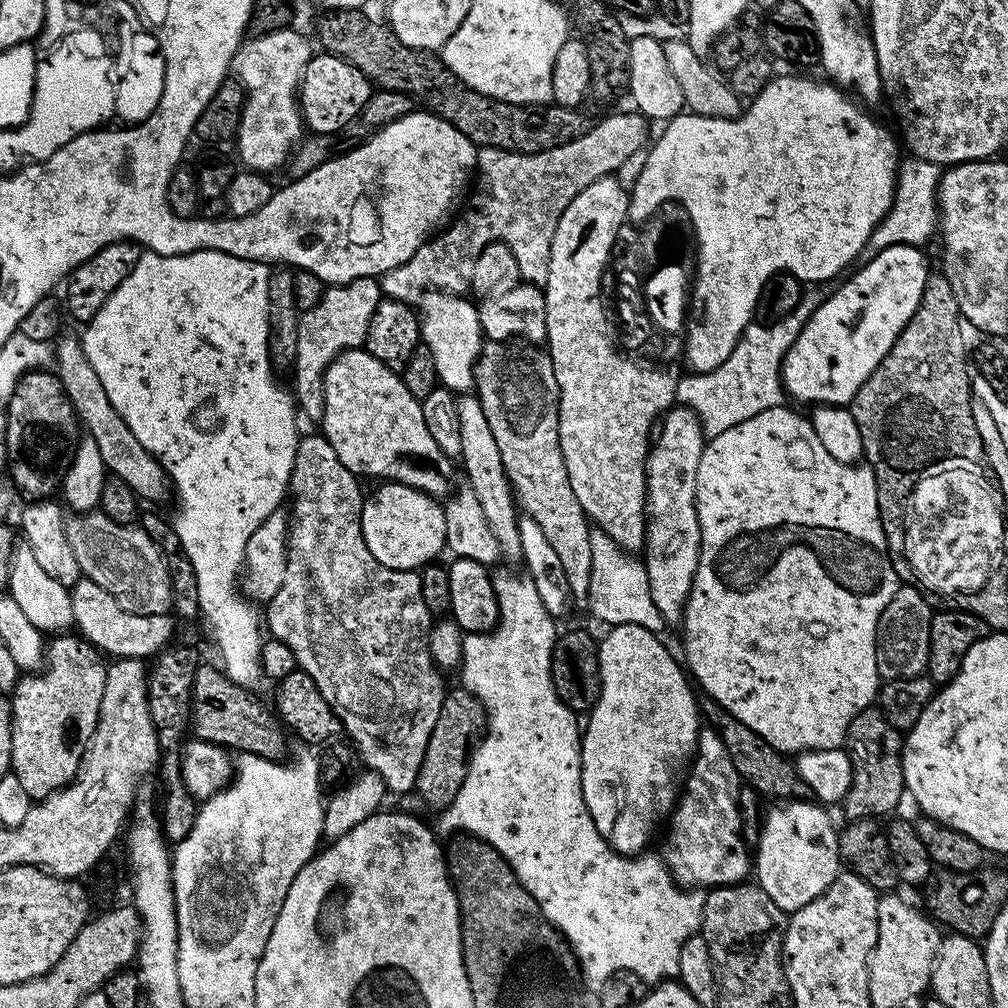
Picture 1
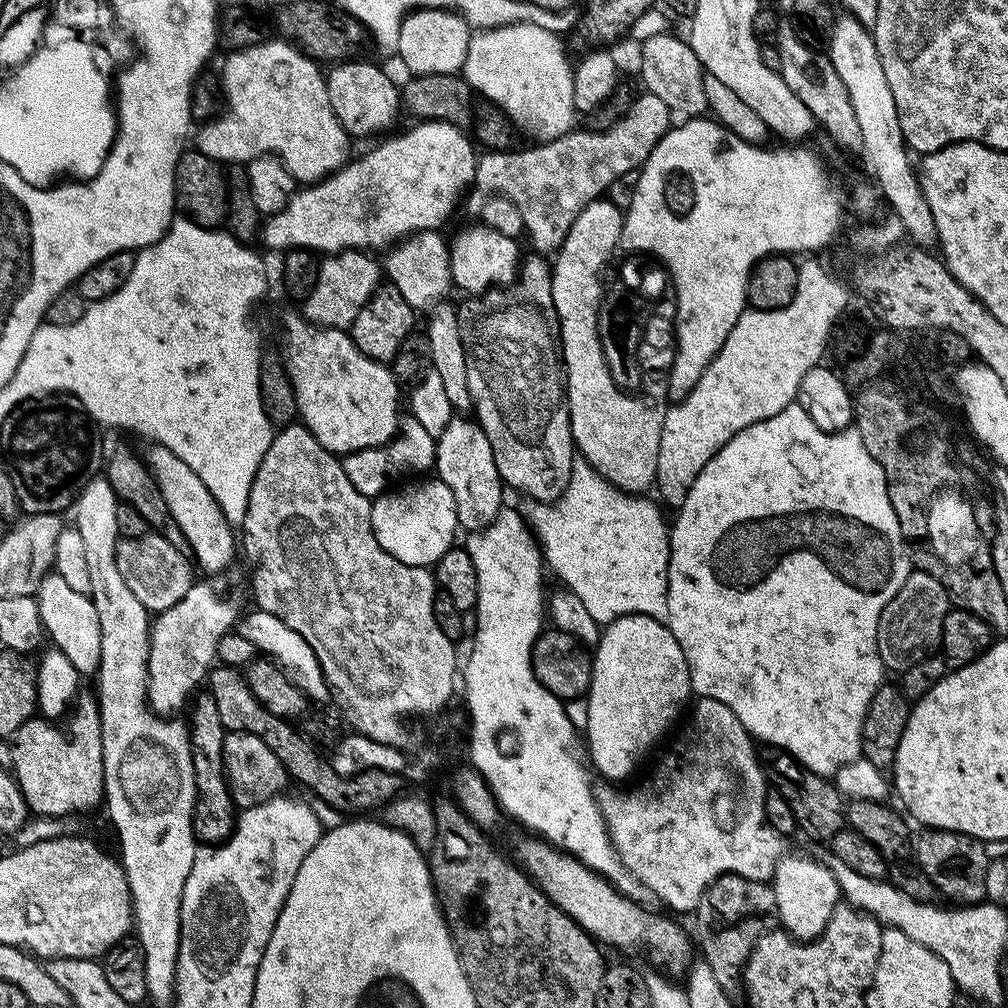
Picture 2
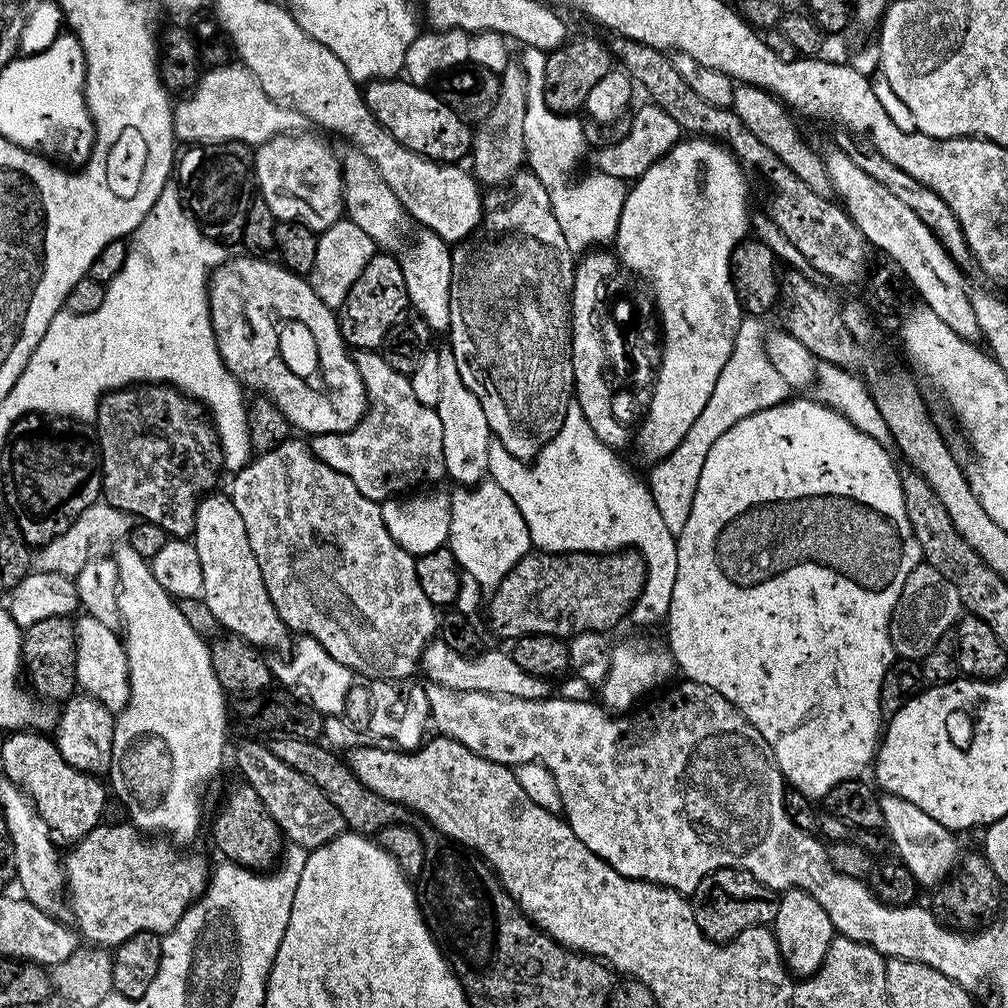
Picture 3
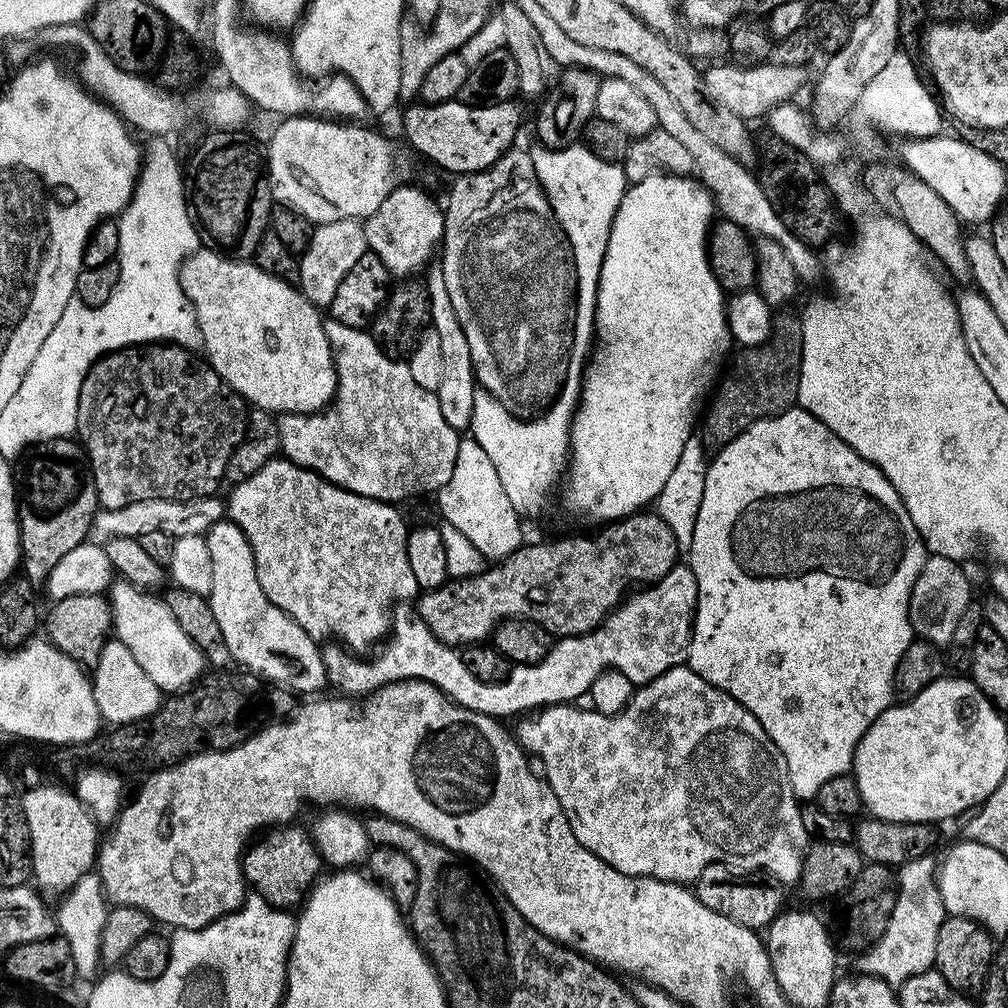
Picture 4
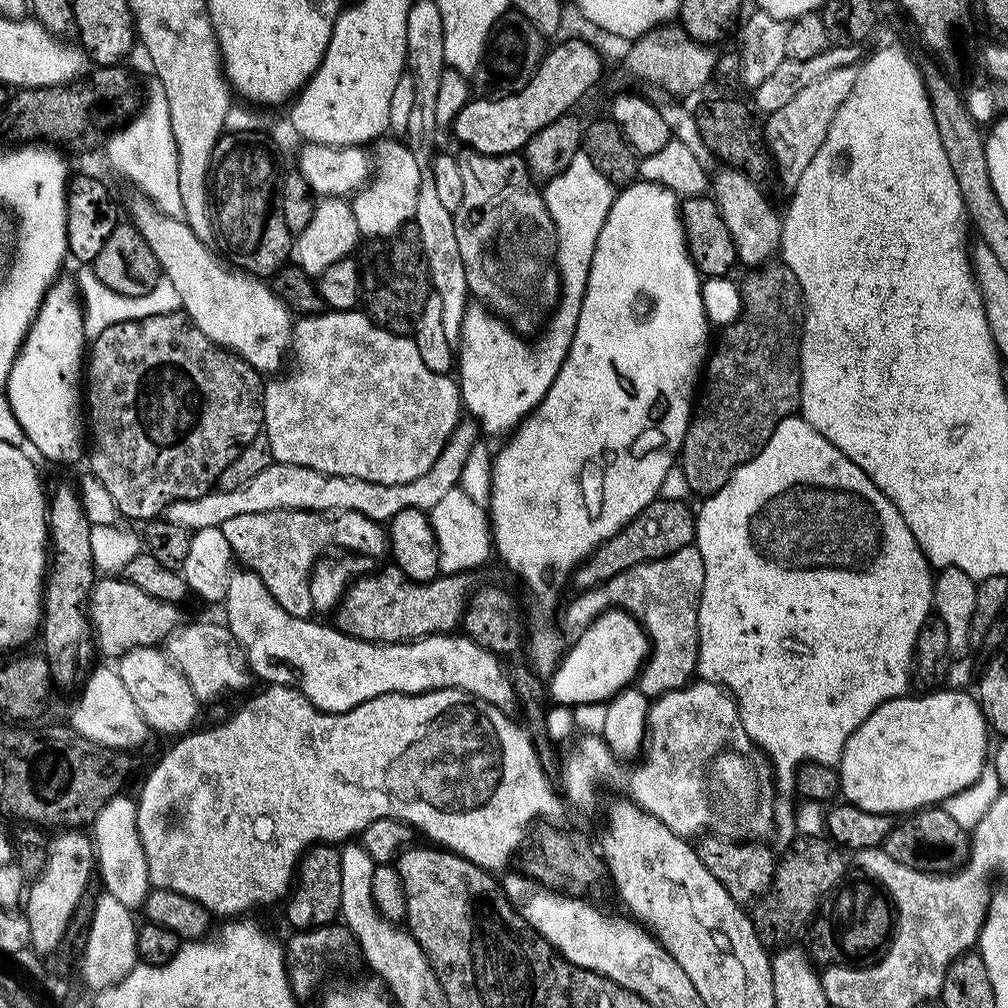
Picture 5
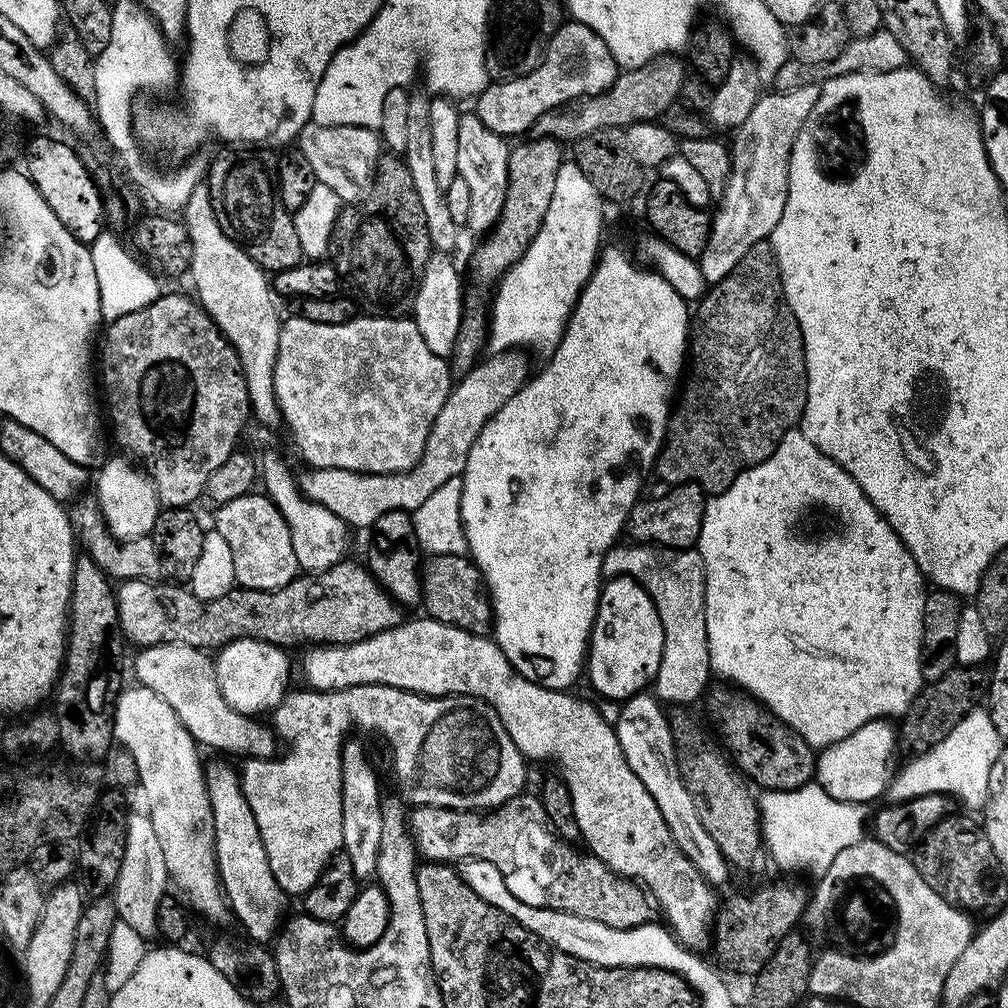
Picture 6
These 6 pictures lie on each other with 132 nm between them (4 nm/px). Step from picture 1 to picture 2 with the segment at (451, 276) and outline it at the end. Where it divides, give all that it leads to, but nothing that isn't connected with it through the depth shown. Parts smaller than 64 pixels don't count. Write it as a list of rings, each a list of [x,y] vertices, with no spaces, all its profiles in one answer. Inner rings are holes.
[[[647,91],[641,95],[633,99],[627,114],[605,132],[573,130],[565,136],[559,136],[556,140],[537,143],[535,145],[537,148],[524,148],[521,152],[516,152],[517,150],[485,151],[476,162],[475,187],[480,187],[484,194],[495,194],[512,200],[514,206],[521,212],[526,239],[528,238],[529,242],[536,247],[533,249],[540,254],[555,253],[562,246],[570,226],[574,226],[574,218],[578,218],[580,211],[591,200],[601,199],[607,193],[604,191],[615,180],[622,179],[627,172],[635,173],[644,165],[654,146],[658,146],[658,142],[667,134],[673,123],[673,113],[669,111],[666,103]]]

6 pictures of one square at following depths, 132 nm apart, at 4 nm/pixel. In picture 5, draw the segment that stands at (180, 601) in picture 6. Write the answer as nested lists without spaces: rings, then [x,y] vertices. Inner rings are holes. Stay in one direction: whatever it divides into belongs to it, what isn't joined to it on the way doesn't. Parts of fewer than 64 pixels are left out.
[[[387,567],[375,574],[361,575],[344,589],[334,612],[340,631],[358,640],[402,644],[423,636],[452,634],[461,627],[464,609],[474,591],[469,573],[441,574],[430,582],[414,582],[400,568]],[[112,574],[97,579],[92,586],[92,593],[88,595],[88,621],[92,624],[92,634],[101,657],[119,658],[135,648],[151,648],[163,645],[165,640],[177,628],[181,627],[180,611],[181,609],[177,605],[162,602],[158,598],[150,598],[150,594],[146,594],[146,590],[138,590],[138,586]]]

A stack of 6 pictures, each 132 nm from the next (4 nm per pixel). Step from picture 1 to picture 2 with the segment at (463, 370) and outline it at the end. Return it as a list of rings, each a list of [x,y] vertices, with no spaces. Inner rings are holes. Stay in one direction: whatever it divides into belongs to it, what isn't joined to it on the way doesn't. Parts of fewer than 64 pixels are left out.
[[[436,230],[405,235],[399,241],[401,244],[388,257],[383,257],[382,268],[387,279],[414,310],[435,308],[447,297],[444,295],[447,294],[448,288],[453,287],[452,267],[448,261],[450,248],[440,235],[441,233]]]

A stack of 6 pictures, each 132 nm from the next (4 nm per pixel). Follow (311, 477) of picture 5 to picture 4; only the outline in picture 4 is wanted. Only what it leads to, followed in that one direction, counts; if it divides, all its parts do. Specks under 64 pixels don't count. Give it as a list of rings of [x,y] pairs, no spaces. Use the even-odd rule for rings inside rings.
[[[219,495],[199,496],[193,500],[146,499],[129,506],[97,511],[93,520],[93,533],[99,539],[114,537],[139,538],[147,531],[161,531],[177,540],[182,537],[204,536],[218,521],[225,519],[226,504]]]

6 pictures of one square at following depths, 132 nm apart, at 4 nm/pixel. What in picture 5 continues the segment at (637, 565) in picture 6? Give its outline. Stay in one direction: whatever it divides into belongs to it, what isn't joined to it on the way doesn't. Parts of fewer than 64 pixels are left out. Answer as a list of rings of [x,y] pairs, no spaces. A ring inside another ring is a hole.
[[[695,543],[666,558],[647,560],[622,574],[614,574],[597,588],[585,588],[580,597],[568,608],[568,624],[575,630],[583,630],[609,608],[622,608],[630,613],[648,634],[650,651],[644,667],[640,669],[638,687],[640,693],[655,698],[685,688],[697,675],[698,662],[698,610],[704,589],[706,566]]]

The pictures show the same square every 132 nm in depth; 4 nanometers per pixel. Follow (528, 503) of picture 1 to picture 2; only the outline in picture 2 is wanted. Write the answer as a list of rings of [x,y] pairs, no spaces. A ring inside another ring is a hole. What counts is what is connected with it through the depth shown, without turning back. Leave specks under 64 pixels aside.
[[[525,255],[518,268],[518,275],[511,285],[508,297],[504,300],[501,308],[496,308],[493,312],[475,312],[472,308],[460,308],[456,313],[458,326],[462,334],[462,346],[466,354],[466,382],[470,382],[470,394],[472,395],[472,408],[475,419],[480,428],[486,434],[486,438],[492,447],[496,469],[501,481],[509,489],[521,492],[521,497],[529,500],[539,500],[541,502],[551,502],[564,493],[570,482],[570,474],[574,463],[574,445],[572,442],[572,427],[568,421],[568,398],[566,395],[566,377],[564,375],[564,361],[560,350],[560,325],[556,322],[556,311],[554,310],[554,294],[552,293],[552,264],[543,255]]]

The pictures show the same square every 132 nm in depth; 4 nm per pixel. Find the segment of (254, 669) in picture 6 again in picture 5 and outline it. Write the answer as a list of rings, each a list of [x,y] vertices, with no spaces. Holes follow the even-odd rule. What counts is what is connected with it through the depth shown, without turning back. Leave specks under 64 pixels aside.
[[[188,624],[176,629],[166,640],[166,655],[186,678],[197,701],[212,700],[223,692],[240,692],[250,681],[248,659],[232,636],[231,630],[220,624]]]

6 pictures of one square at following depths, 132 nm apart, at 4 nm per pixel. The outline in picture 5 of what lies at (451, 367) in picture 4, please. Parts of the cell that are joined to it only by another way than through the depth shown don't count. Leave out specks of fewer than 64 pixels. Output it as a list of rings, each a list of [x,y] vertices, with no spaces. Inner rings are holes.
[[[430,178],[420,181],[415,224],[415,235],[424,252],[424,260],[428,263],[428,277],[432,279],[433,293],[442,302],[442,334],[446,334],[452,345],[459,345],[464,315],[470,307],[466,268],[462,266],[462,253],[458,251],[458,234],[454,234],[454,213],[446,210],[444,203],[438,199],[438,190]]]

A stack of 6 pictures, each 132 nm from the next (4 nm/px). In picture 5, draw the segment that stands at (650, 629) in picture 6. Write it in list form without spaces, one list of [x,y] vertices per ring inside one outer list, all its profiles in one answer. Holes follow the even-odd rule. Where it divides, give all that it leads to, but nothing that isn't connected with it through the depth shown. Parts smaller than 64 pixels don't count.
[[[609,608],[600,616],[596,617],[587,628],[579,633],[580,636],[572,644],[572,649],[563,653],[562,659],[556,666],[547,681],[547,695],[552,695],[551,703],[553,705],[577,706],[576,704],[597,704],[603,705],[612,700],[629,687],[639,677],[640,669],[644,667],[644,661],[648,658],[650,645],[648,634],[644,631],[639,620],[635,620],[630,613],[622,608]]]

